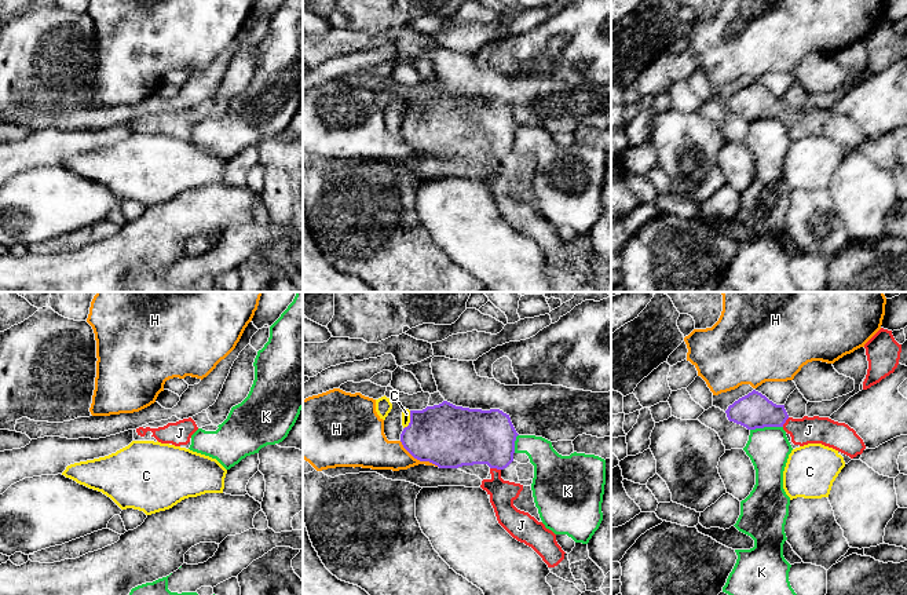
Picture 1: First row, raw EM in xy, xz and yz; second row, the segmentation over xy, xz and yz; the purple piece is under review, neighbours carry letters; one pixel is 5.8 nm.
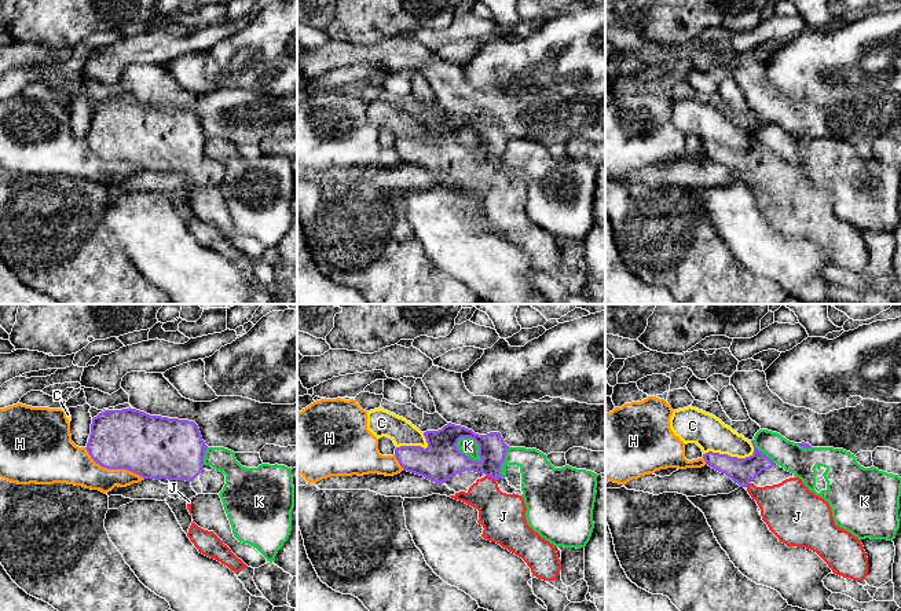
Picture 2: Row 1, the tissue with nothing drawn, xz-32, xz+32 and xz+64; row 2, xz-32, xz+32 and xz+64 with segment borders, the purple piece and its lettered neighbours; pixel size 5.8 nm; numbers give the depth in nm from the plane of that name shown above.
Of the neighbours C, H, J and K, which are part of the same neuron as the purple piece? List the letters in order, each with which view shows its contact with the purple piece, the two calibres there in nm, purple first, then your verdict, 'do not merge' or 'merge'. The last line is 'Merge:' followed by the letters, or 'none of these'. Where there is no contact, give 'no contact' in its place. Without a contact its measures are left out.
C: contact in xz; calibres 360 and 50 nm; do not merge
H: contact in xz; calibres 360 and 190 nm; do not merge
J: contact in xz; calibres 340 and 150 nm; merge
K: contact in yz; calibres 200 and 240 nm; do not merge
Merge: J

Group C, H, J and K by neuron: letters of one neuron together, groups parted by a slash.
C / H / J / K

